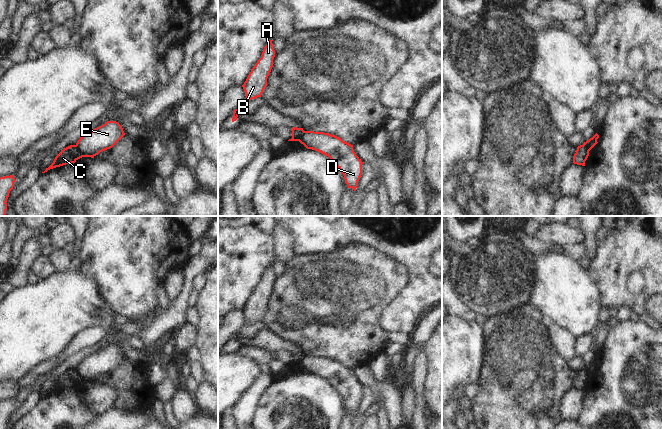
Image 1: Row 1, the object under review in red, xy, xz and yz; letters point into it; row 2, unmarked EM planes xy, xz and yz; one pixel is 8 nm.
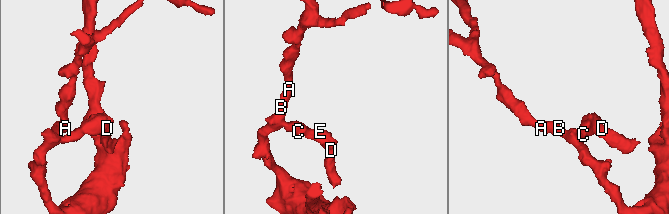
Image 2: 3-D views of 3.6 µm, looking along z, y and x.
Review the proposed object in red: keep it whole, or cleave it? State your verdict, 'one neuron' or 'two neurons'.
two neurons

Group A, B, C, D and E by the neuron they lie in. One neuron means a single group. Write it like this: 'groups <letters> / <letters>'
groups A B C / D E

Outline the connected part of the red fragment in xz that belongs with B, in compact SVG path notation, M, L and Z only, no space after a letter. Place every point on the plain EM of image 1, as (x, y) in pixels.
M270 264L264 271L261 282L252 292L246 305L242 309L246 322L249 324L261 321L267 310L267 302L273 291L273 283L275 281L272 265L273 264Z

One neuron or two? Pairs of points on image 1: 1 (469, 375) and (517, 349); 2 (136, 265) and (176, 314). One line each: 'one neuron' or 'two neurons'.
1: two neurons
2: two neurons

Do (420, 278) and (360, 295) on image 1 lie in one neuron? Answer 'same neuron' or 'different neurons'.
different neurons

